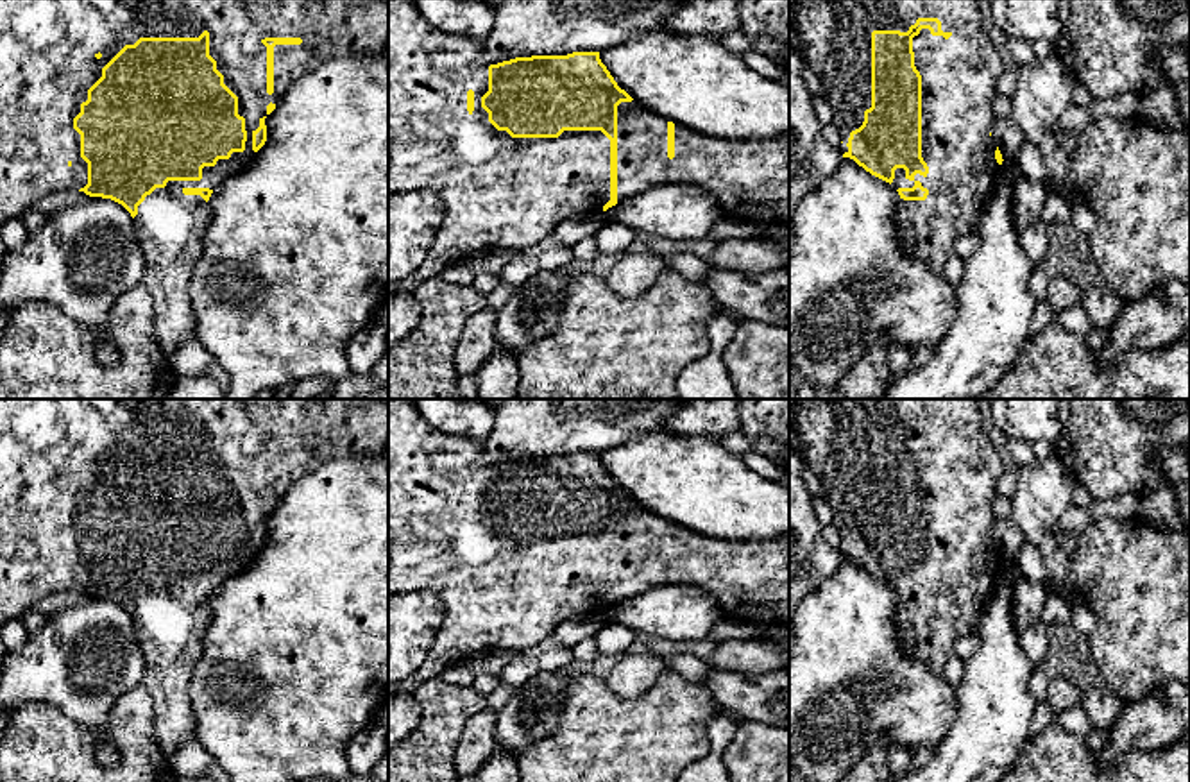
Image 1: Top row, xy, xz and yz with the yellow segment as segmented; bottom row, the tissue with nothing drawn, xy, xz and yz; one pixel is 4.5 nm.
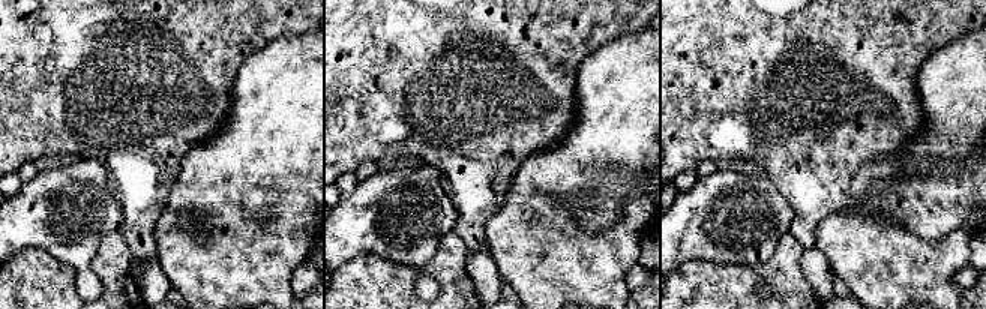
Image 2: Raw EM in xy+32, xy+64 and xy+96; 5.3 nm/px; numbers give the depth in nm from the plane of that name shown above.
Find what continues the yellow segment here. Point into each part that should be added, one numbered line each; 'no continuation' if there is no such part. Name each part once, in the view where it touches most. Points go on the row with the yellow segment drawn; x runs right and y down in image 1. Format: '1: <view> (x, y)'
1: yz (960, 76)

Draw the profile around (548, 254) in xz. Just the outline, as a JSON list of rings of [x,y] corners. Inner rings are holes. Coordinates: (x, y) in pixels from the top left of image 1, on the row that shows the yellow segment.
[[[553,236],[519,251],[512,261],[503,268],[501,281],[519,288],[531,276],[542,270],[560,270],[573,259],[573,249],[562,245]]]

